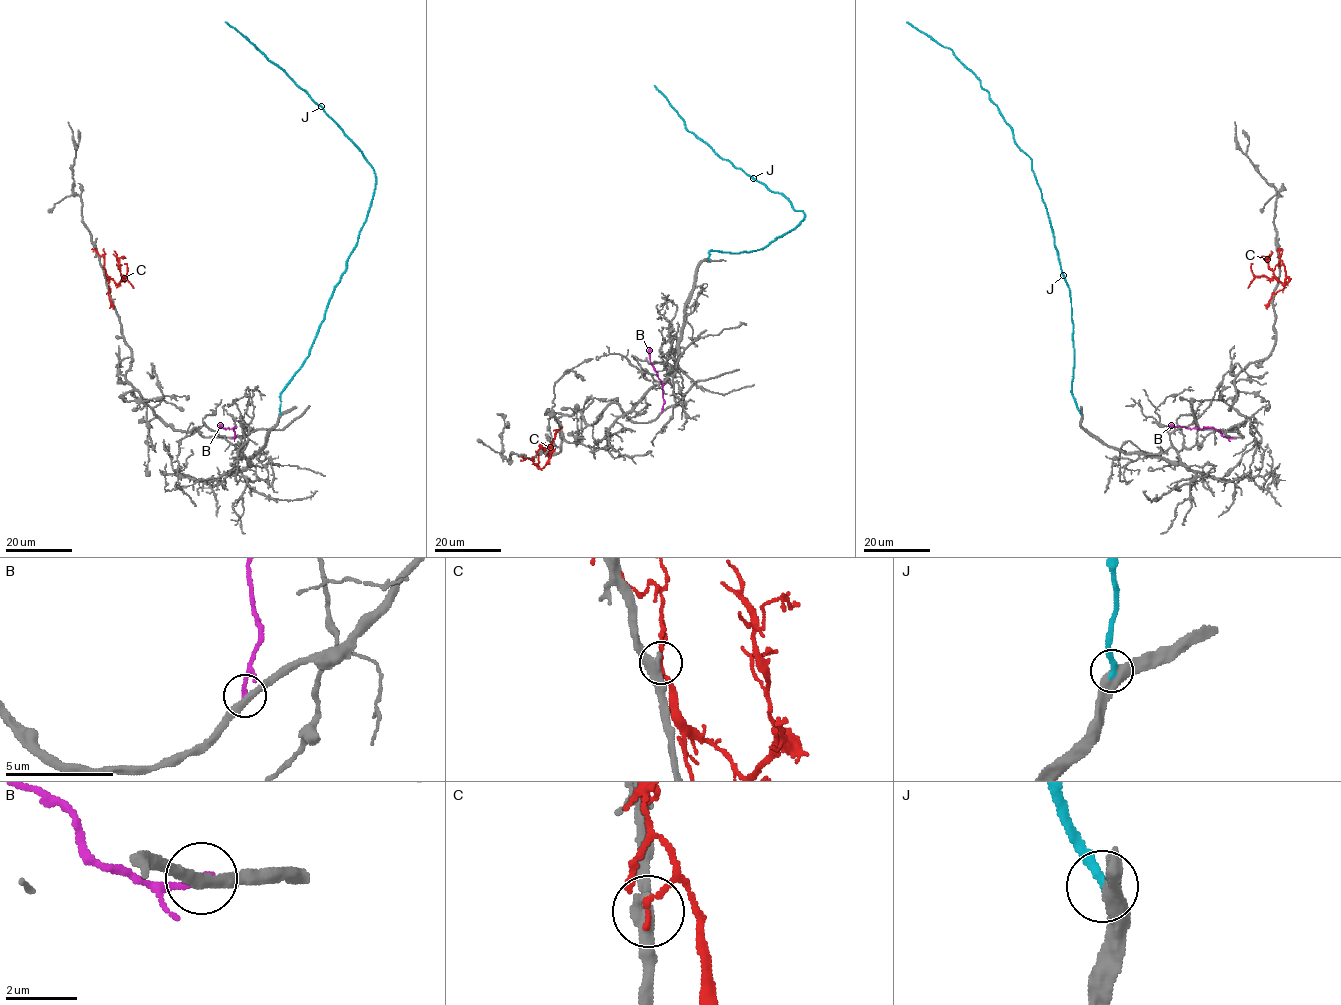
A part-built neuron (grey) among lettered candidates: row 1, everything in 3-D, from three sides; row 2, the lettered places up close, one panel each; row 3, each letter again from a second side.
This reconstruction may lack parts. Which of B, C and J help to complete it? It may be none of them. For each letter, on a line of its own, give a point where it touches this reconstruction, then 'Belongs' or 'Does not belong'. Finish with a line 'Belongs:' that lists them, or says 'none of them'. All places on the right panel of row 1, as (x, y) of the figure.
B: Touches grey at (1232, 437). Does not belong
C: Touches grey at (1280, 266). Does not belong
J: Touches grey at (1080, 413). Belongs
Belongs: J

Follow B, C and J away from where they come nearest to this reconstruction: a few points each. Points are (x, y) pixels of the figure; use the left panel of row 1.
B: (232, 438), (233, 427), (225, 428), (221, 425)
C: (103, 266), (105, 273), (116, 284), (125, 276), (133, 288)
J: (280, 414), (281, 391), (309, 354), (333, 289), (357, 242), (373, 198), (375, 173), (322, 108), (225, 22)

